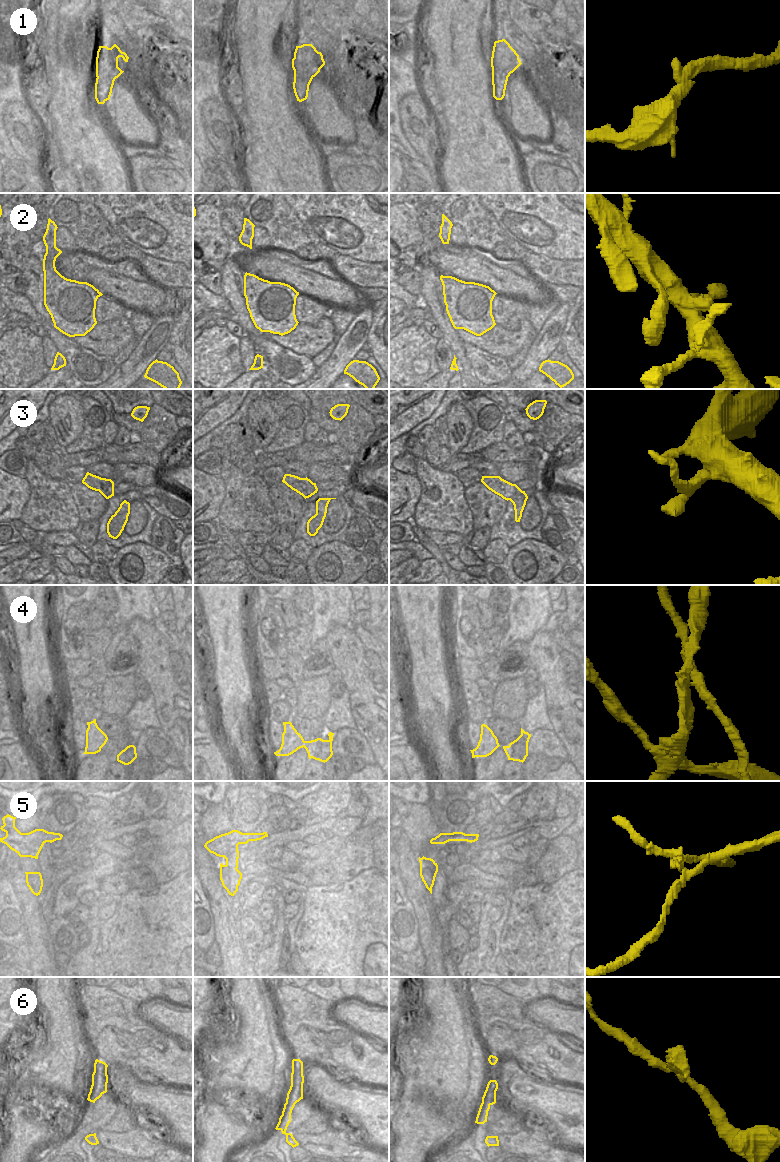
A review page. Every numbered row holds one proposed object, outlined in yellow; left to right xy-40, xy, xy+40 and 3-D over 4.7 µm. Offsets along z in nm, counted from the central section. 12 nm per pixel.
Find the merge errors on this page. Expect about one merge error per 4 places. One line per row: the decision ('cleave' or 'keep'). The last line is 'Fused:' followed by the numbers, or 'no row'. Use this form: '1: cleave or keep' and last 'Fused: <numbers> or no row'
1: keep
2: keep
3: keep
4: cleave
5: cleave
6: keep
Fused: 4, 5

